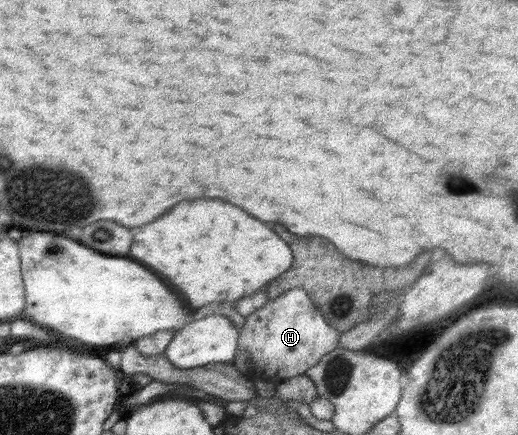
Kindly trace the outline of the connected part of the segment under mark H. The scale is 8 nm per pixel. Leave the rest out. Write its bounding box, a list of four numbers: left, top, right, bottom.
[238,288,342,380]

